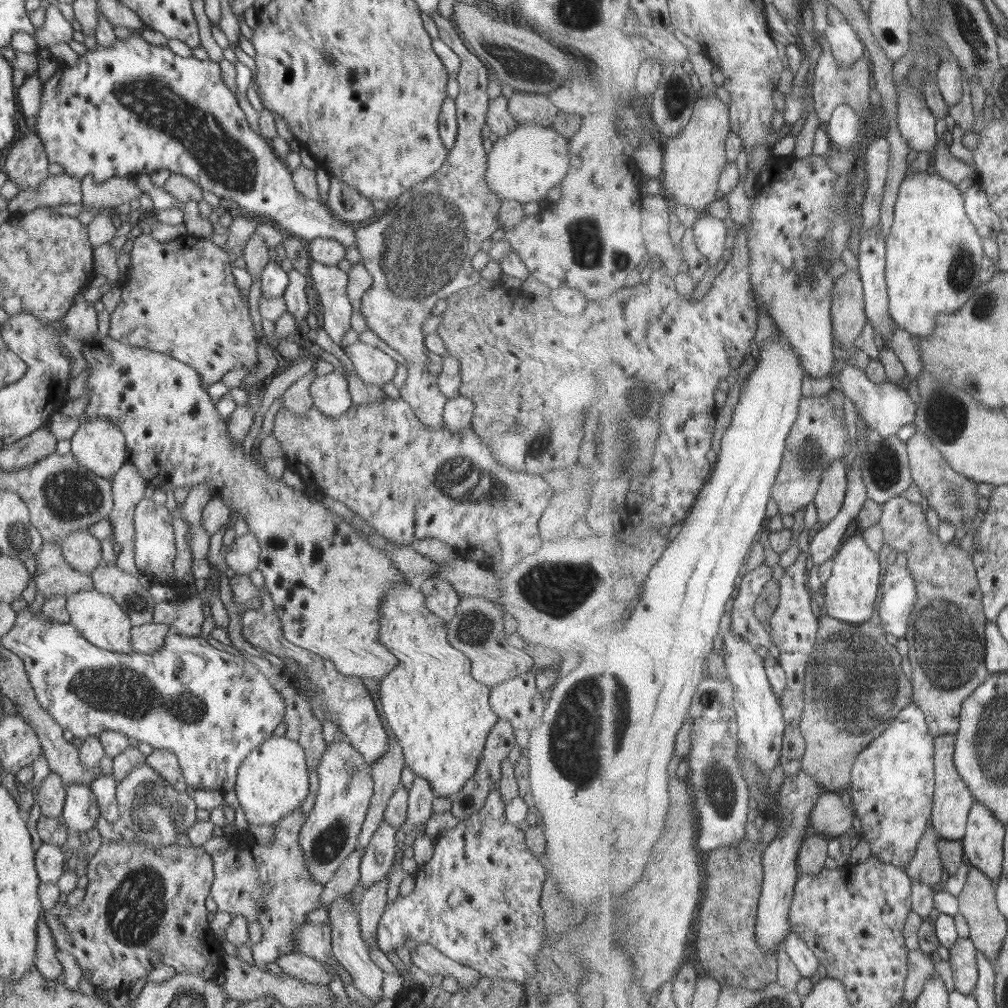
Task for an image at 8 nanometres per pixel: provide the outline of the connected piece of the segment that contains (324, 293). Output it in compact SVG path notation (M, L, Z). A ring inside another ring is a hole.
M319 262L310 264L313 286L318 290L324 306L324 326L334 344L340 345L344 334L351 330L353 312L347 295L348 274L337 265L328 266Z

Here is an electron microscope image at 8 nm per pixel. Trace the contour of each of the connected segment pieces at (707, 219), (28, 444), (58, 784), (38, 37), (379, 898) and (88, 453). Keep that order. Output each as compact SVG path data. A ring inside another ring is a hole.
M708 211L694 228L699 247L708 256L711 263L717 265L718 262L724 260L728 243L732 241L732 231L726 224L726 219L709 214Z
M48 423L38 427L30 435L20 439L20 442L16 442L17 464L10 468L21 470L26 465L43 460L46 456L56 452L57 441Z
M51 771L38 785L36 799L40 801L41 814L46 817L60 817L65 803L65 782L58 773Z
M50 5L46 11L46 22L35 29L33 38L40 48L49 49L56 44L69 43L75 32L72 24L66 21L58 6Z
M388 874L384 879L380 879L376 885L362 890L359 924L362 937L364 937L370 950L376 946L377 925L384 915L384 910L386 910L386 899L388 899Z
M108 418L84 419L72 435L71 454L92 474L113 478L126 462L124 433Z

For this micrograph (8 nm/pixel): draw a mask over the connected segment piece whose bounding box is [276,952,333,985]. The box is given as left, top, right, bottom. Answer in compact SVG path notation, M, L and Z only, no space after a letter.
M301 953L282 954L276 963L284 973L302 980L302 982L328 985L333 978L320 962Z

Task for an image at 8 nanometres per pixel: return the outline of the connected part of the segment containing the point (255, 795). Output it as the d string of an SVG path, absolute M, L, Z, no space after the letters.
M270 735L242 761L235 791L247 822L275 826L308 796L308 767L302 745L285 736Z

